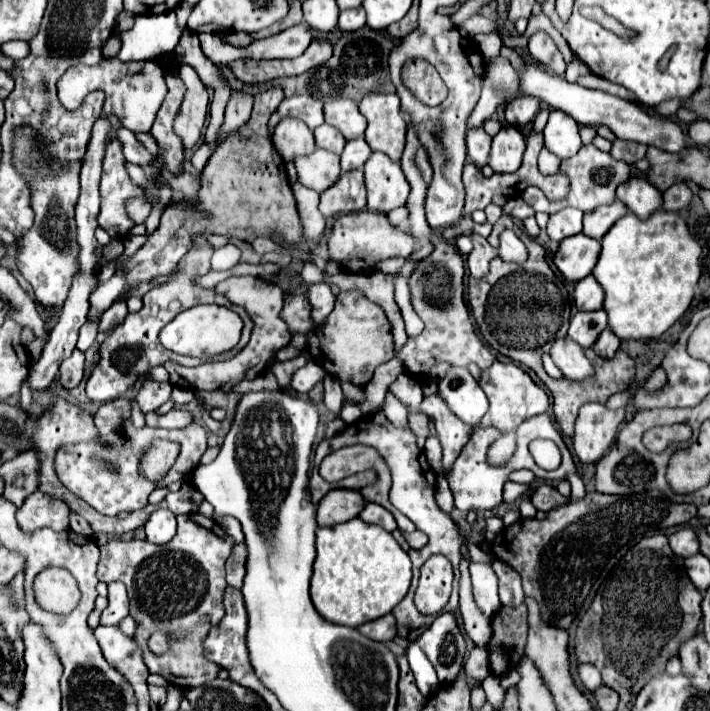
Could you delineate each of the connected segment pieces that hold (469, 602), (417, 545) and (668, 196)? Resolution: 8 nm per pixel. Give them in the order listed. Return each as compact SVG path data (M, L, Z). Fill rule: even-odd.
M462 551L462 561L460 561L460 573L462 573L462 577L460 577L460 613L462 613L466 635L478 647L486 647L488 637L490 637L490 619L478 609L478 605L474 601L468 565L470 565L470 561L466 559L466 555Z
M402 533L406 537L406 543L410 545L410 549L422 549L428 543L428 537L424 533Z
M676 183L664 193L664 211L680 211L686 209L692 201L692 191L688 189L686 183Z

